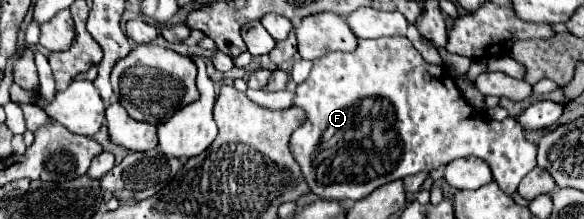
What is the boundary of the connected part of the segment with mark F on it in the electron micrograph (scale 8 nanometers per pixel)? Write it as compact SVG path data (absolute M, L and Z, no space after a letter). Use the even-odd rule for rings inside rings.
M390 36L390 38L376 38L376 40L360 40L358 48L354 52L328 52L326 56L318 58L312 62L312 70L310 70L310 76L296 86L296 96L294 96L294 106L302 108L306 118L304 118L304 124L298 126L294 132L292 132L292 138L290 138L290 152L294 156L294 160L300 164L300 170L306 178L306 184L310 188L312 194L320 196L320 198L326 198L326 200L362 200L366 198L368 194L372 194L376 188L388 184L388 182L394 182L394 180L400 180L400 178L406 178L406 176L412 176L412 174L418 174L422 170L426 172L432 172L436 170L438 166L444 166L456 158L466 158L466 156L478 156L482 160L488 162L490 170L492 170L492 176L494 180L498 182L498 186L506 192L506 194L514 194L514 190L518 188L520 180L532 170L536 168L536 148L532 148L532 142L528 142L522 134L522 128L520 124L514 120L514 118L506 118L502 122L496 122L488 116L482 116L482 112L474 112L474 108L470 108L470 104L466 104L466 100L462 100L462 94L458 92L458 86L454 84L450 72L444 68L444 66L436 66L436 64L430 64L426 62L420 52L412 46L412 42L406 38L406 36Z

